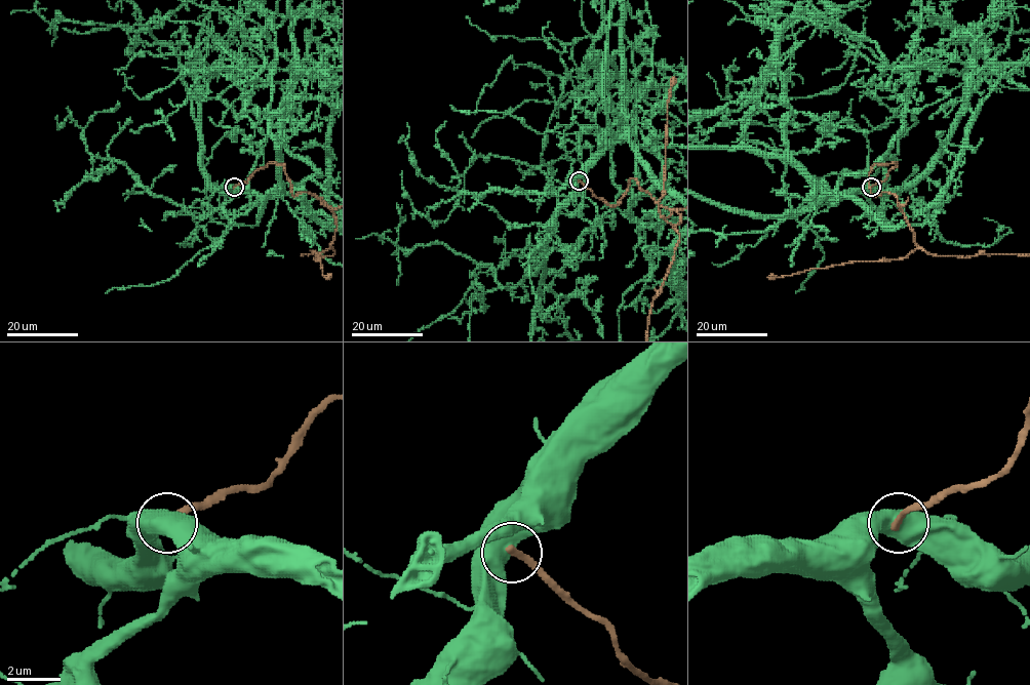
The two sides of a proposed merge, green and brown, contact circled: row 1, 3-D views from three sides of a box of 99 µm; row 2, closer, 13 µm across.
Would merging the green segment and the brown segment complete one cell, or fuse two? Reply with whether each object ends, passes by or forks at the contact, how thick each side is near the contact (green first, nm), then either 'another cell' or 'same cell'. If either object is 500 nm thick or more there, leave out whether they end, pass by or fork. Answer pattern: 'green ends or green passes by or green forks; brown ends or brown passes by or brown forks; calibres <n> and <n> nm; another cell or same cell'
calibres 900 and 240 nm; another cell

